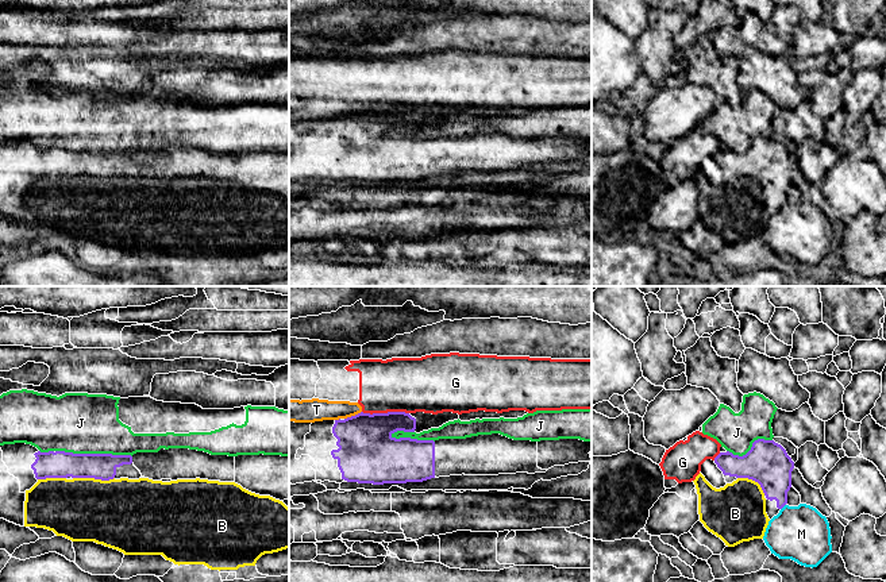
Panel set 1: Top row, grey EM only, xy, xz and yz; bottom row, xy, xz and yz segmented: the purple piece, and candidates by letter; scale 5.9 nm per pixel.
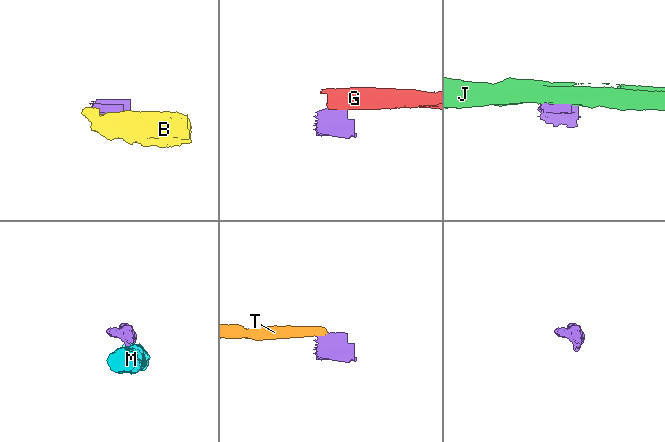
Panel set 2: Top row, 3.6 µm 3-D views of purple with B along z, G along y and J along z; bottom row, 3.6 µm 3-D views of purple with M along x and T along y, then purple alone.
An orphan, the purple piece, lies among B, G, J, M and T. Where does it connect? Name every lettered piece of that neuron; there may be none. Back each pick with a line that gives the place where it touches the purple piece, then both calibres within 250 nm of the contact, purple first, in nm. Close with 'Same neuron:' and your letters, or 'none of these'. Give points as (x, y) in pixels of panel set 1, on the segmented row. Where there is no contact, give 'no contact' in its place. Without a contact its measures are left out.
B: contact xy (93, 477); calibres 160 and 400 nm
Same neuron: B

